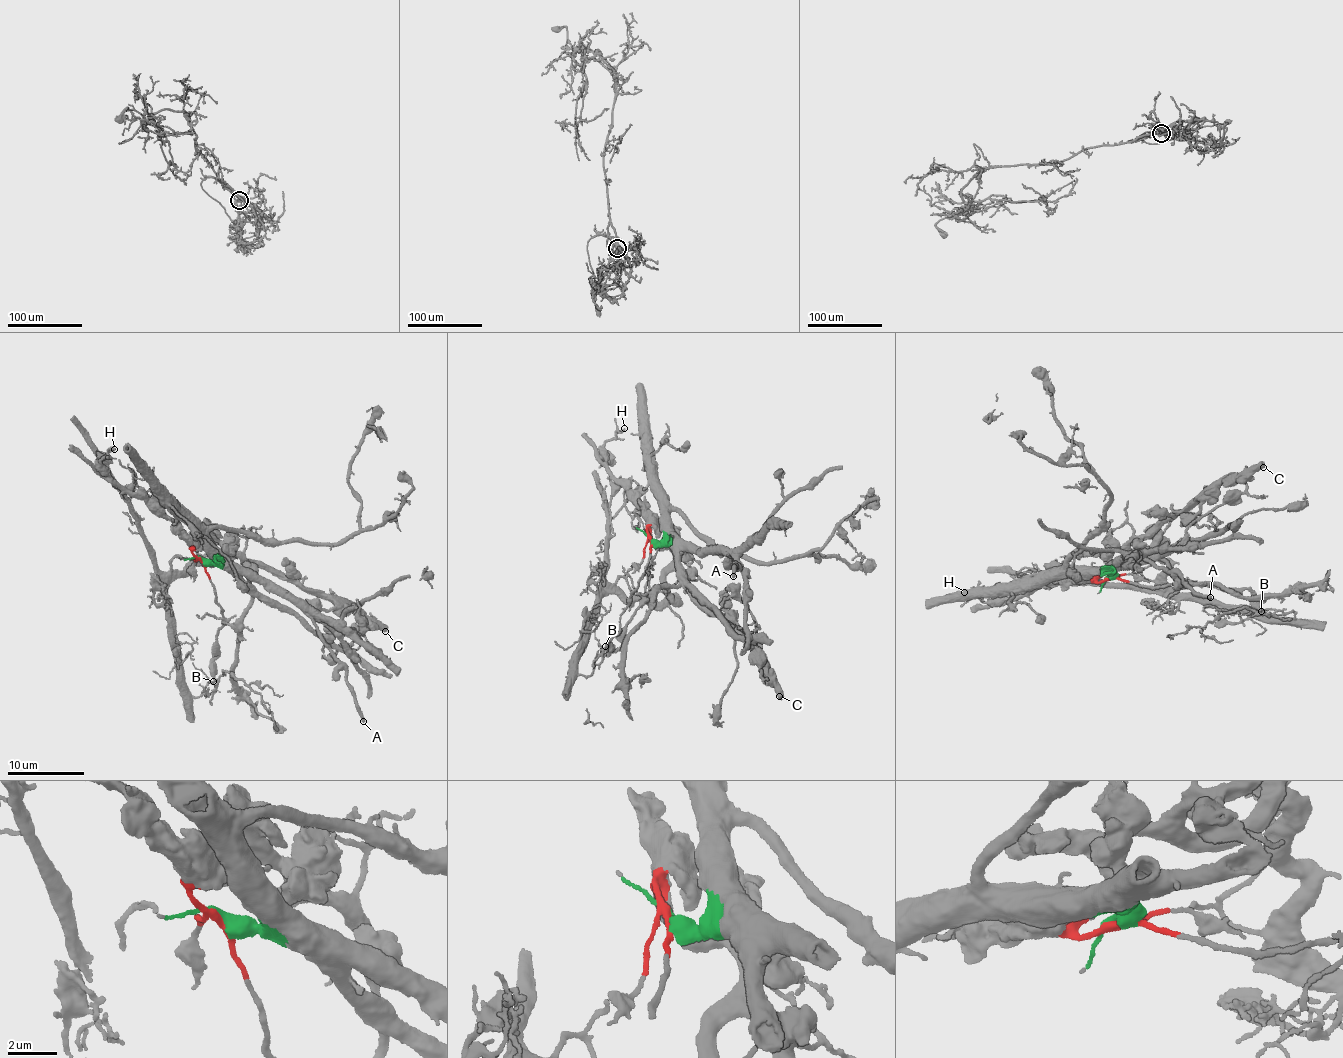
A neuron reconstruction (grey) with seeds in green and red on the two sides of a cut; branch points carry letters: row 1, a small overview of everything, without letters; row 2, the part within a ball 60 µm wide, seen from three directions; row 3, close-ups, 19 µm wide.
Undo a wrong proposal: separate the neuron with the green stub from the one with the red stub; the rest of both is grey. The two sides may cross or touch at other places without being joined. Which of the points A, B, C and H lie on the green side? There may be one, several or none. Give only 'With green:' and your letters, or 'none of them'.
With green: A

